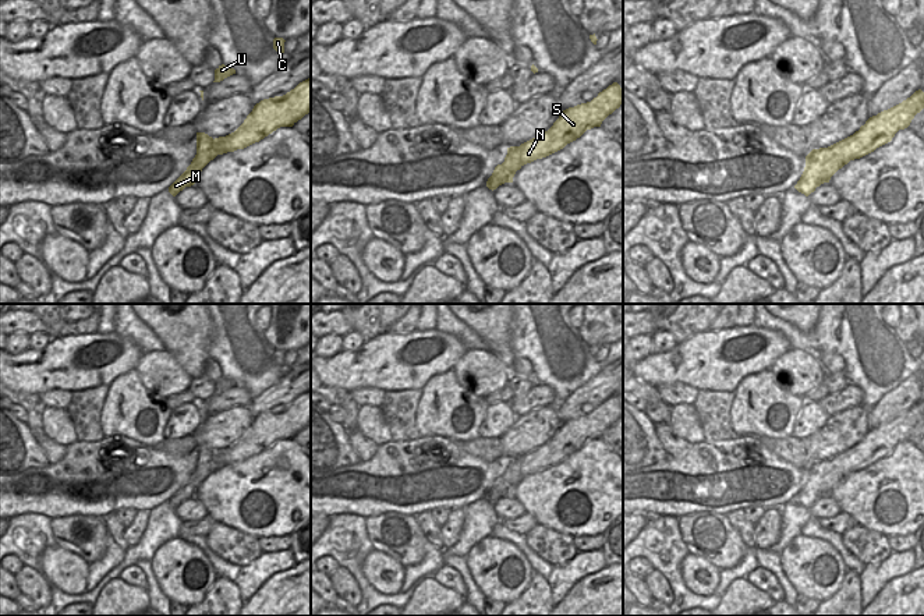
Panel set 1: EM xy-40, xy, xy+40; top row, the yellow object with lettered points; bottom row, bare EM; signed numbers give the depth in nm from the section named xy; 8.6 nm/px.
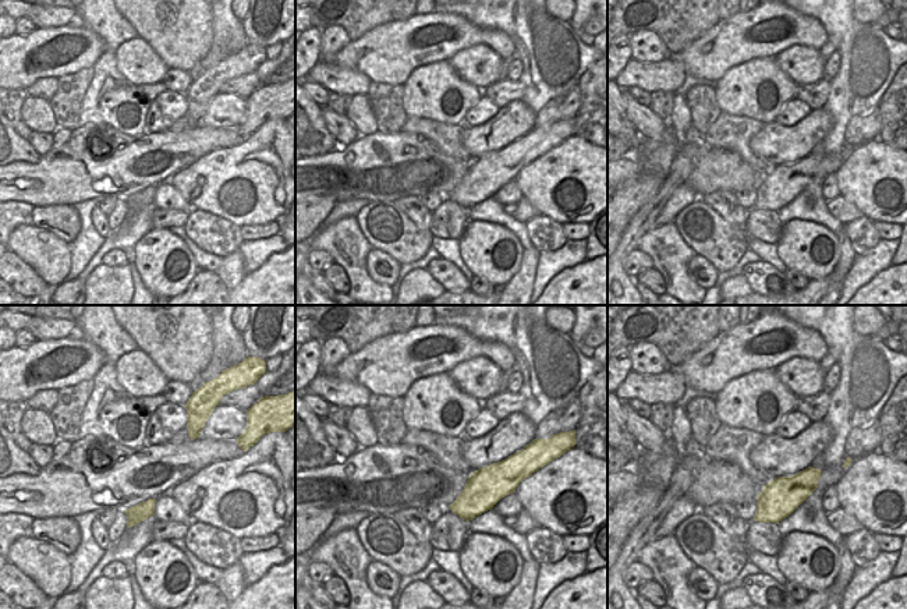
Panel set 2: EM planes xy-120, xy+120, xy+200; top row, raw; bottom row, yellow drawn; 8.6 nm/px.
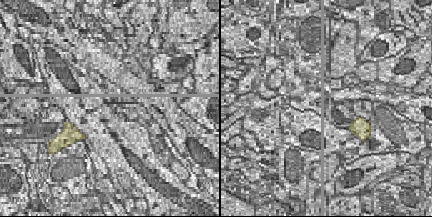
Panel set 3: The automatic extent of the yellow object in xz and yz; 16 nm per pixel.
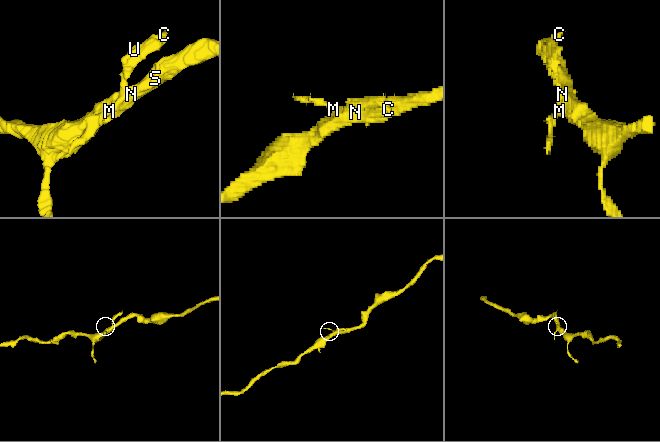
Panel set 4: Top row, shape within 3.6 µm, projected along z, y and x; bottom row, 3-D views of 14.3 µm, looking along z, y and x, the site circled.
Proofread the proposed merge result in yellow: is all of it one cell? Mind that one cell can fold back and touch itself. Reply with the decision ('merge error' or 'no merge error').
merge error

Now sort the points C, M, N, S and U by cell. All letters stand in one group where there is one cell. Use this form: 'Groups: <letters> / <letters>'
Groups: C M U / N S.

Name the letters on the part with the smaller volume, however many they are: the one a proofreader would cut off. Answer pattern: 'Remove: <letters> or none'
Remove: C, M, U

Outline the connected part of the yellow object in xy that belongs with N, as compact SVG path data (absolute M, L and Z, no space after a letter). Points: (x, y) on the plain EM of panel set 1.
M613 394L591 414L563 422L548 443L520 457L521 477L546 470L580 450L587 442L601 439L622 415L623 401Z

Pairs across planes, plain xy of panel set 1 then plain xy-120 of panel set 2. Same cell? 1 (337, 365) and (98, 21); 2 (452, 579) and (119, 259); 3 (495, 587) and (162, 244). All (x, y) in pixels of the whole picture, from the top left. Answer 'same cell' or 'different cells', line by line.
1: different cells
2: same cell
3: same cell

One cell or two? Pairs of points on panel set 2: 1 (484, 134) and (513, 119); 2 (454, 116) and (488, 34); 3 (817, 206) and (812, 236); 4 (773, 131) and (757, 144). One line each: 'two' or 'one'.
1: one
2: two
3: two
4: one

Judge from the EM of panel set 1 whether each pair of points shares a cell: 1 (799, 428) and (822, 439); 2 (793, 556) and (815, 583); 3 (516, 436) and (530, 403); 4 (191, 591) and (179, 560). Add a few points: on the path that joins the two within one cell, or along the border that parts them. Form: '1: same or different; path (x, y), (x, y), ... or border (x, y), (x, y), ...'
1: different; border (828, 417), (820, 428), (802, 438)
2: same; path (800, 563), (811, 576)
3: different; border (551, 404), (531, 409), (516, 417)
4: same; path (183, 584), (181, 567)

